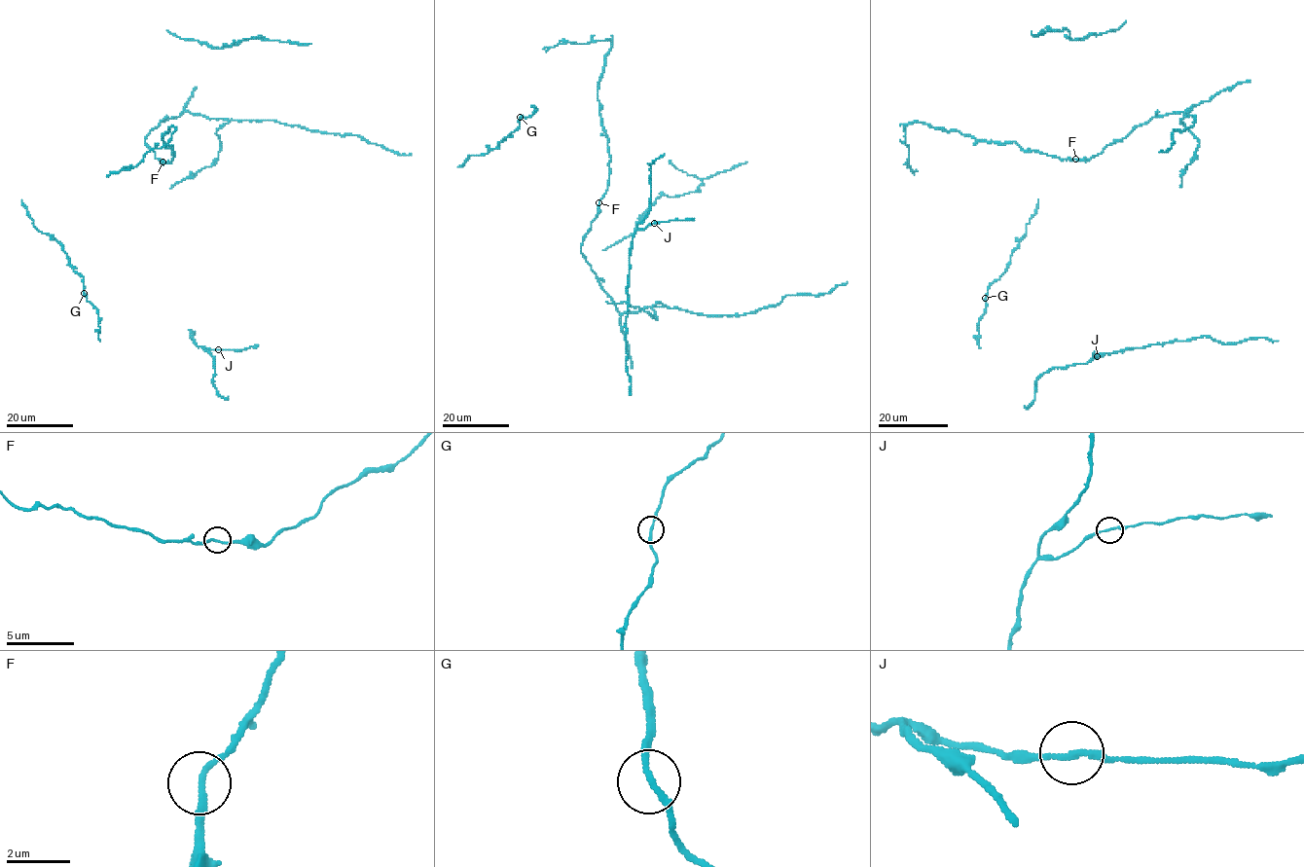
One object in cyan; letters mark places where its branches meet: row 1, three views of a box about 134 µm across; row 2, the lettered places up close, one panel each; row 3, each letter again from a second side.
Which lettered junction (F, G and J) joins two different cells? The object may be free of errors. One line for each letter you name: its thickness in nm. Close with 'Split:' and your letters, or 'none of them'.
Split: none of them

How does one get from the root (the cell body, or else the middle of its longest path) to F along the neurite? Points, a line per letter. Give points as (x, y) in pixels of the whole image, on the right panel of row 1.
F: (907, 165), (905, 126), (916, 122), (945, 130), (959, 130), (979, 140), (1015, 142), (1024, 151), (1075, 160)

